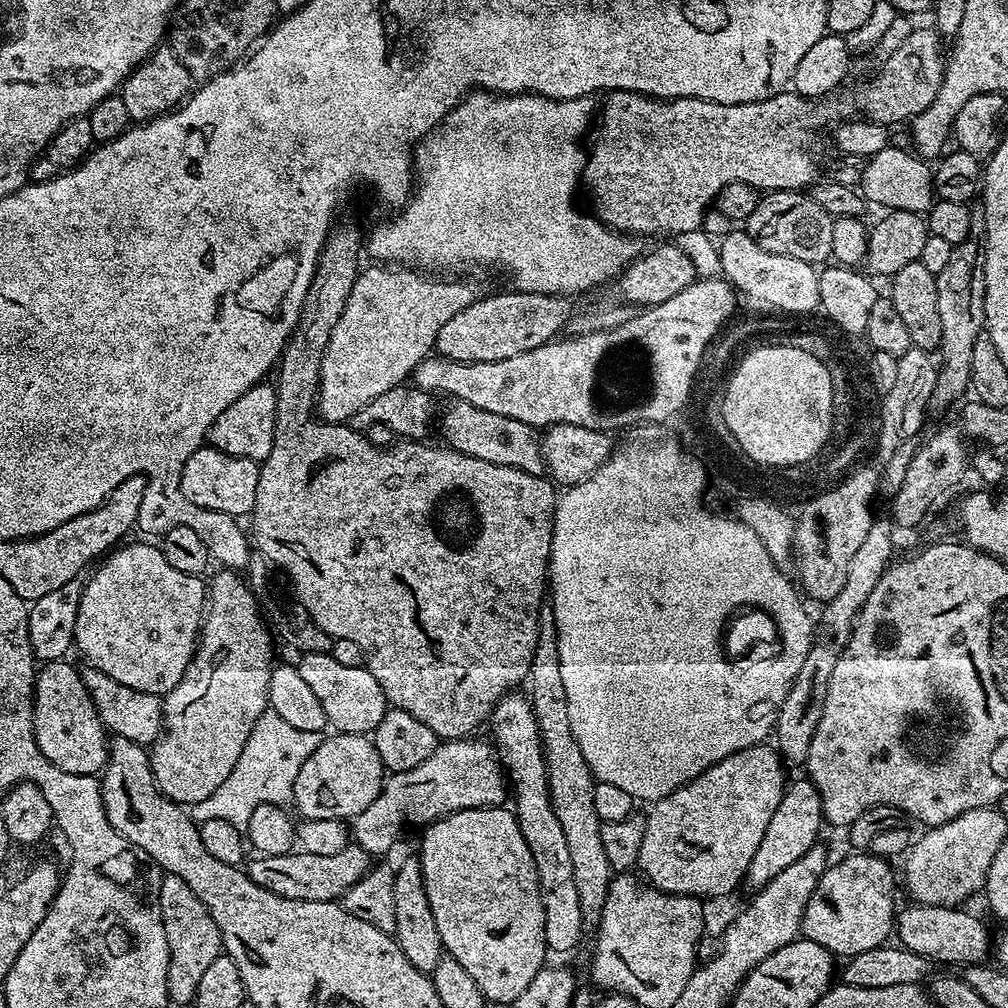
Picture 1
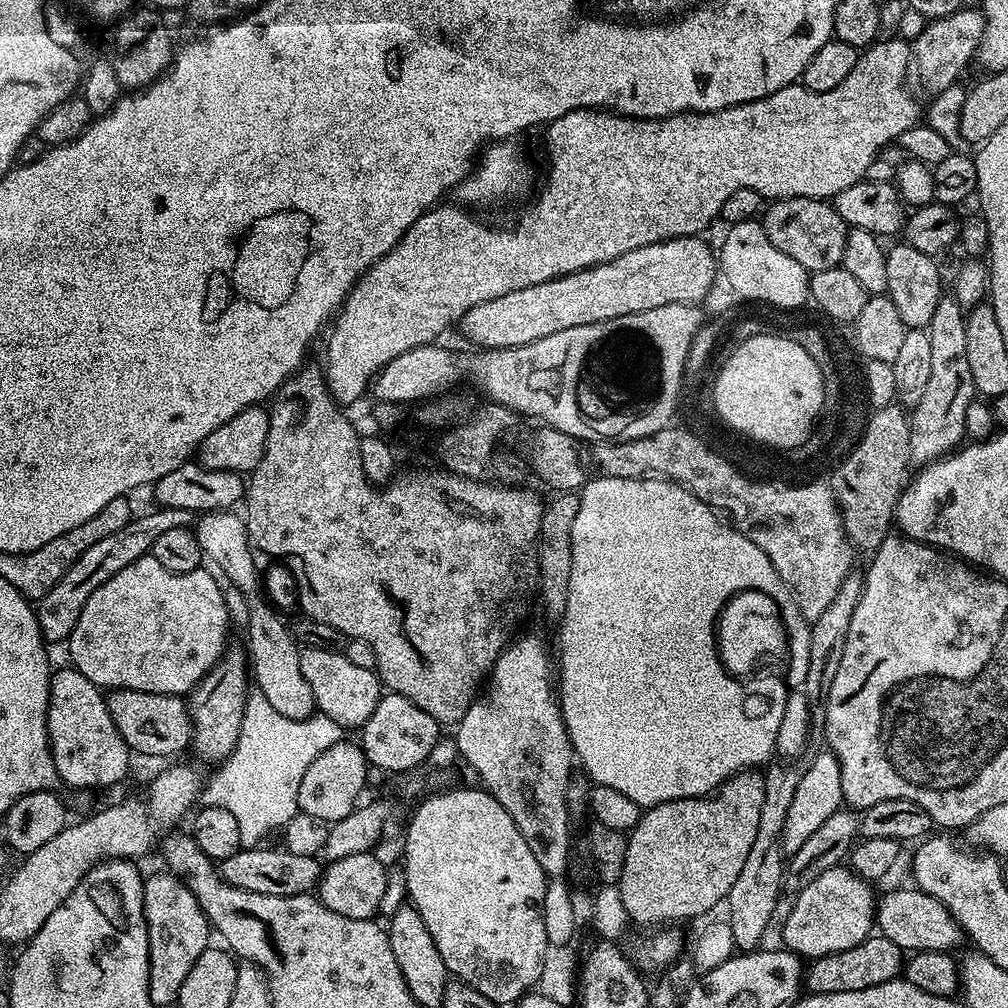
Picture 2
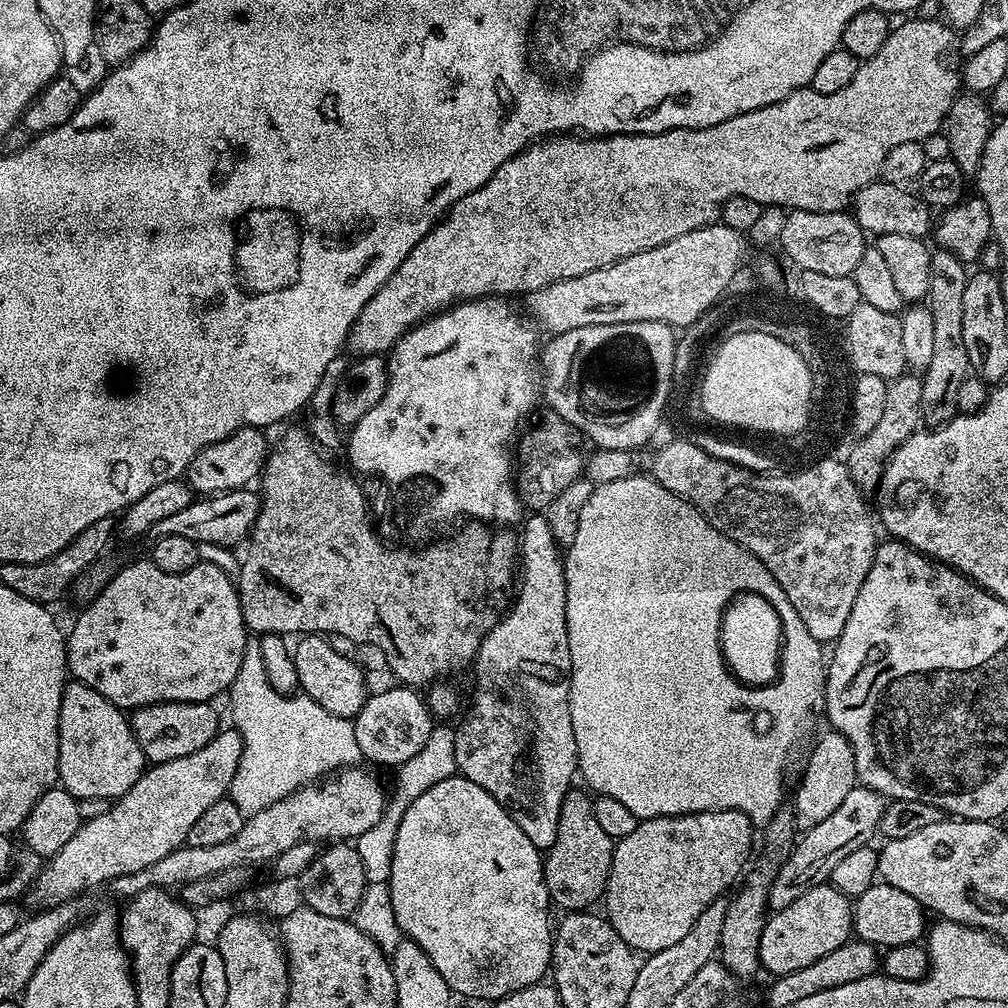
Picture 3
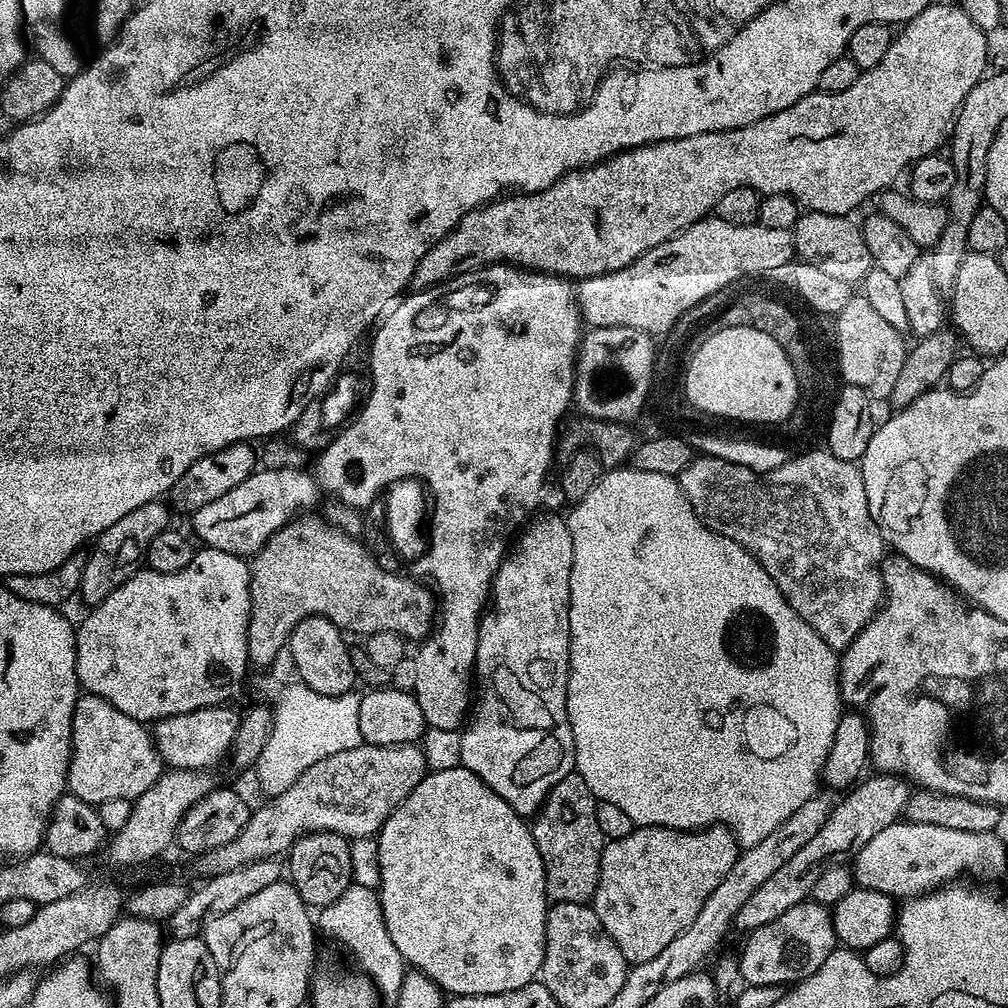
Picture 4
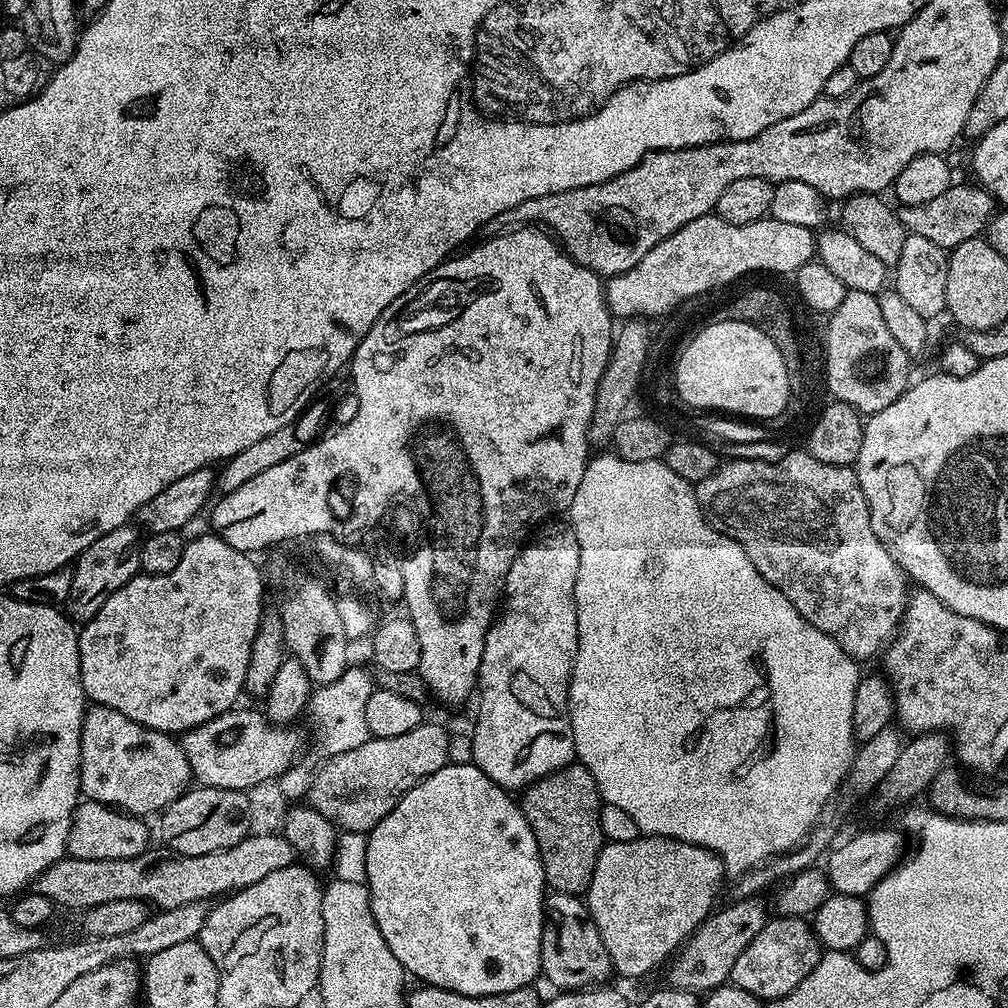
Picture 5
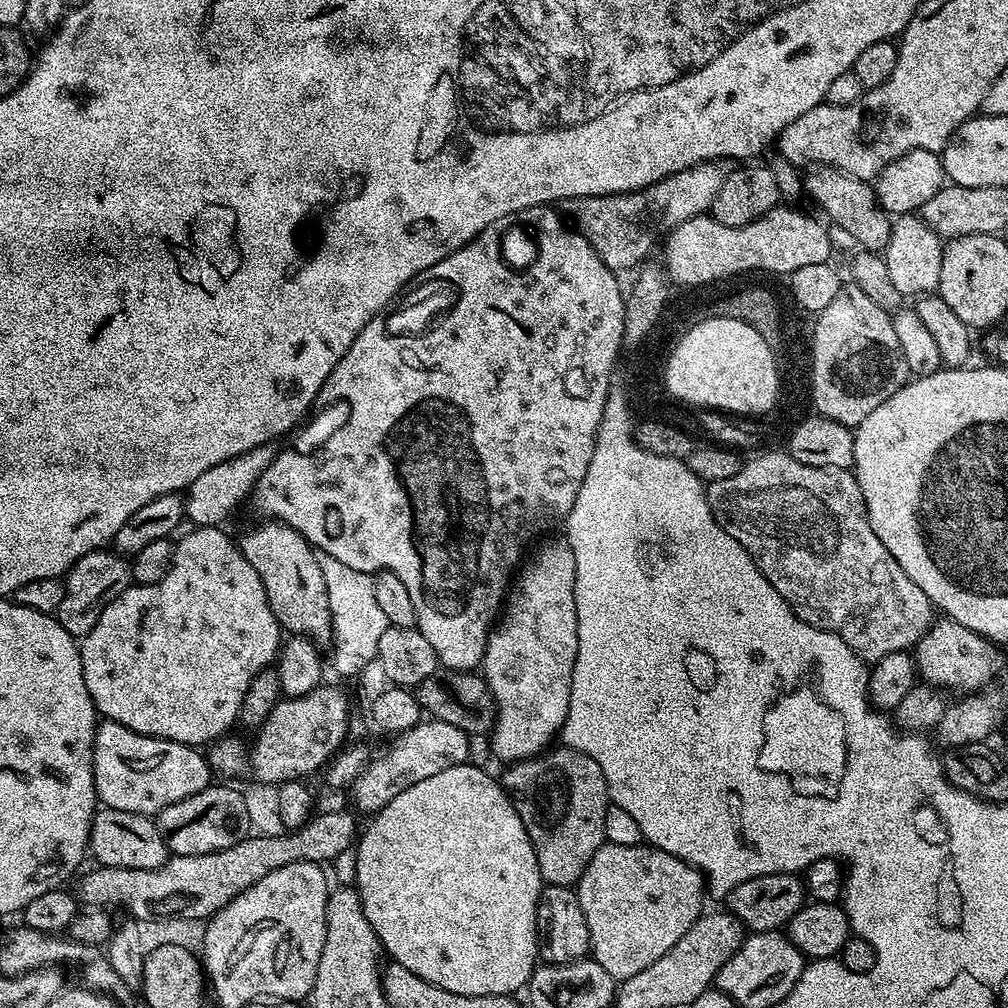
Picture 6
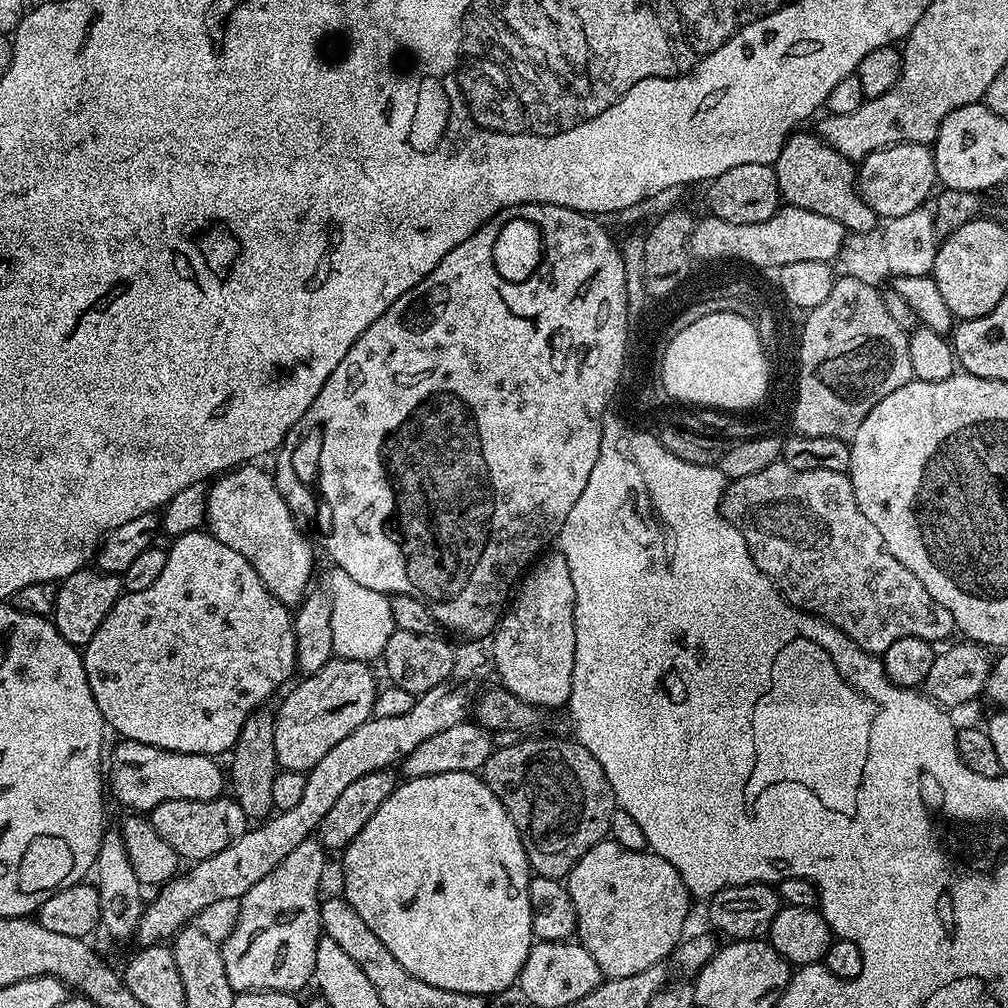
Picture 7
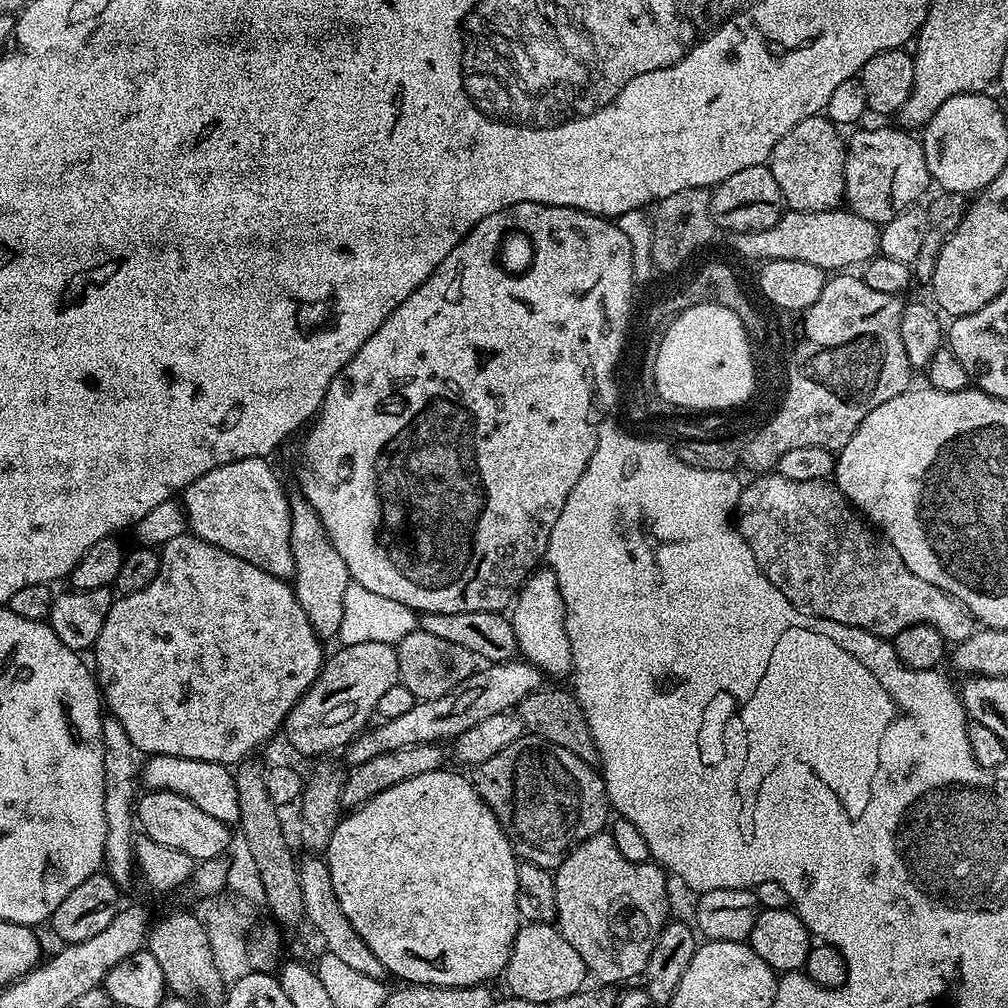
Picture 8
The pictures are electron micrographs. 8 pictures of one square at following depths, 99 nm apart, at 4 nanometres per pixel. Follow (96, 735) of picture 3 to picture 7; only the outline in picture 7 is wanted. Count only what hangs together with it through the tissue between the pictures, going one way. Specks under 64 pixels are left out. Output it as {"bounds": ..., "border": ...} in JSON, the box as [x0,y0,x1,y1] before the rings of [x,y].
{"bounds":[106,739,226,814],"border":[[[121,739],[112,752],[112,765],[107,765],[106,780],[110,792],[120,804],[140,814],[151,813],[162,802],[171,800],[218,800],[226,792],[226,772],[211,756],[171,752],[142,742]]]}

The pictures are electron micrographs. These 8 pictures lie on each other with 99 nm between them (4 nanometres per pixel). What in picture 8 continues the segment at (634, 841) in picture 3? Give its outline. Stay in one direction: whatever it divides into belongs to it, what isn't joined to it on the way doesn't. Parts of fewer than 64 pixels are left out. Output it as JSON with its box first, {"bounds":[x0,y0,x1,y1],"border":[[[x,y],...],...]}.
{"bounds":[554,831,669,986],"border":[[[607,831],[594,834],[590,838],[586,838],[580,844],[577,844],[569,856],[560,864],[559,868],[554,872],[556,878],[556,918],[555,927],[559,928],[562,938],[566,938],[566,942],[570,942],[570,946],[574,946],[574,950],[578,950],[578,955],[582,957],[582,962],[588,968],[589,973],[593,977],[597,976],[599,983],[604,986],[620,986],[623,980],[632,980],[643,977],[646,962],[650,962],[650,950],[654,950],[654,942],[660,937],[660,931],[665,924],[669,923],[668,916],[668,880],[665,869],[661,868],[655,862],[639,864],[638,862],[626,862],[626,858],[622,858],[618,846],[614,846],[614,838]]]}

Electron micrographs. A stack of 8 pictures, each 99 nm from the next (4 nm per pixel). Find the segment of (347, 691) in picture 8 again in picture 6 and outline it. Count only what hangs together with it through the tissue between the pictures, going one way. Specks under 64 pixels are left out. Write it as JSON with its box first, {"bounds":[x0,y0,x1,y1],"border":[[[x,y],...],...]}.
{"bounds":[252,686,348,786],"border":[[[321,686],[305,696],[281,698],[255,733],[252,776],[264,784],[279,786],[287,780],[307,777],[307,772],[316,772],[320,767],[321,771],[345,743],[347,732],[348,696],[342,689]]]}

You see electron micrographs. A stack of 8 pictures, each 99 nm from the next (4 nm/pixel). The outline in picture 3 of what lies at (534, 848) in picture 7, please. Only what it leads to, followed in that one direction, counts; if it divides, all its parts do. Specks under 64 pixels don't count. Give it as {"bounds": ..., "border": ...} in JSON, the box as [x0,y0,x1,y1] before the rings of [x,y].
{"bounds":[543,790,614,912],"border":[[[571,790],[565,794],[558,816],[557,840],[543,857],[549,901],[560,910],[570,912],[591,909],[595,905],[592,903],[603,897],[612,865],[614,841],[598,826],[592,809],[593,797],[584,792]]]}

